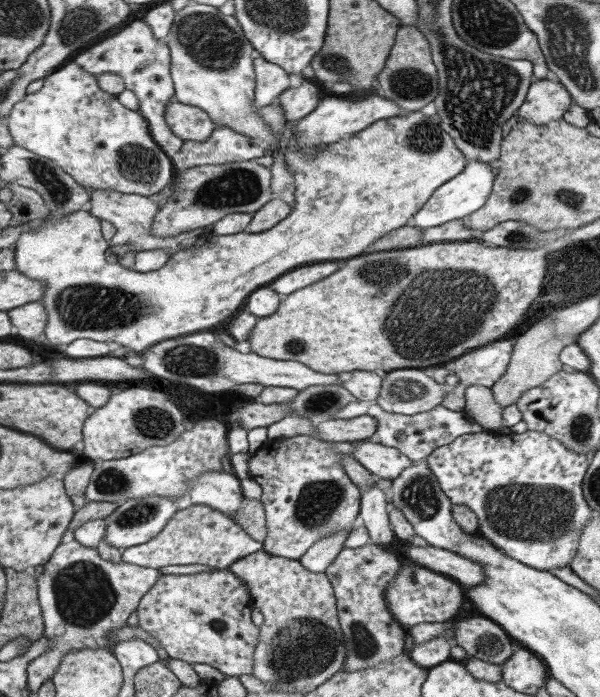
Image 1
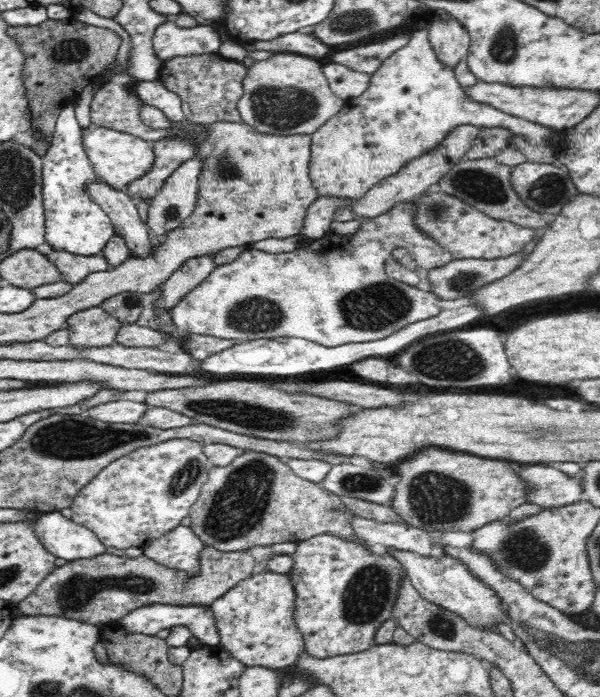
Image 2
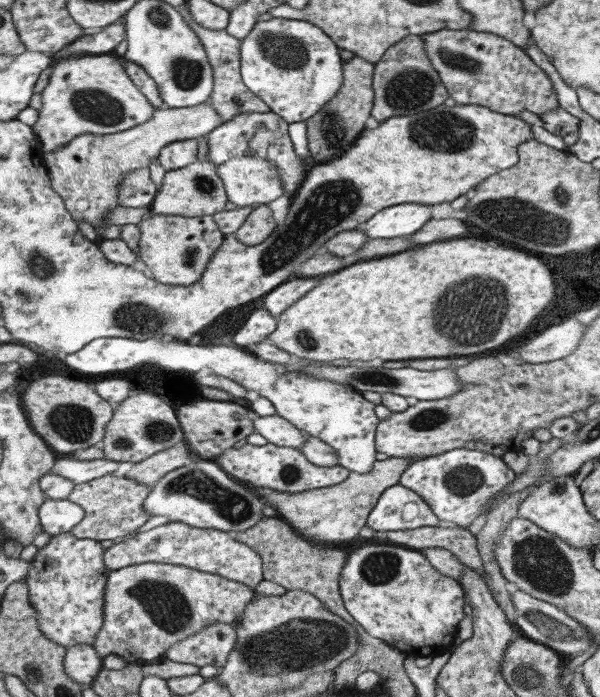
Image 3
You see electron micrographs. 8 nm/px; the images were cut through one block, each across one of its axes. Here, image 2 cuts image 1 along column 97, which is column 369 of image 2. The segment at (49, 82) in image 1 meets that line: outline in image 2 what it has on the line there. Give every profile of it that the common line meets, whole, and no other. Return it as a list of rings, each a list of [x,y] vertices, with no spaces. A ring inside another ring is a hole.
[[[428,15],[428,23],[414,32],[410,43],[396,50],[370,75],[370,86],[364,94],[346,100],[338,114],[311,134],[309,177],[320,198],[359,199],[408,162],[438,150],[446,136],[460,126],[503,127],[525,136],[532,144],[550,145],[557,134],[562,136],[562,130],[512,116],[466,97],[452,67],[440,61],[430,43],[433,18]]]

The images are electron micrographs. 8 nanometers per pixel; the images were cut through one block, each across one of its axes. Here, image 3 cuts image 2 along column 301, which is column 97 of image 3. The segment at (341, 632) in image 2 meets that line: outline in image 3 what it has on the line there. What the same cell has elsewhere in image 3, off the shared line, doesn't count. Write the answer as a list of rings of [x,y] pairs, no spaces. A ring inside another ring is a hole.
[[[70,532],[50,536],[43,548],[37,548],[29,562],[23,582],[27,586],[27,598],[37,619],[37,628],[53,643],[69,648],[77,644],[92,645],[95,633],[103,623],[103,588],[109,570],[103,566],[103,549],[100,541],[75,538]]]

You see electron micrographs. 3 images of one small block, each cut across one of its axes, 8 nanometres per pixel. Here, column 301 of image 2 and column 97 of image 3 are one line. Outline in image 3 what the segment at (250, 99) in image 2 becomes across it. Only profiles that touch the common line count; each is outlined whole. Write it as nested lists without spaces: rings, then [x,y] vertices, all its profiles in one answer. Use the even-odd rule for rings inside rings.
[[[113,54],[51,59],[49,79],[39,93],[41,107],[37,120],[30,126],[43,153],[62,147],[75,136],[121,132],[151,117],[155,108],[129,80],[122,63]]]

